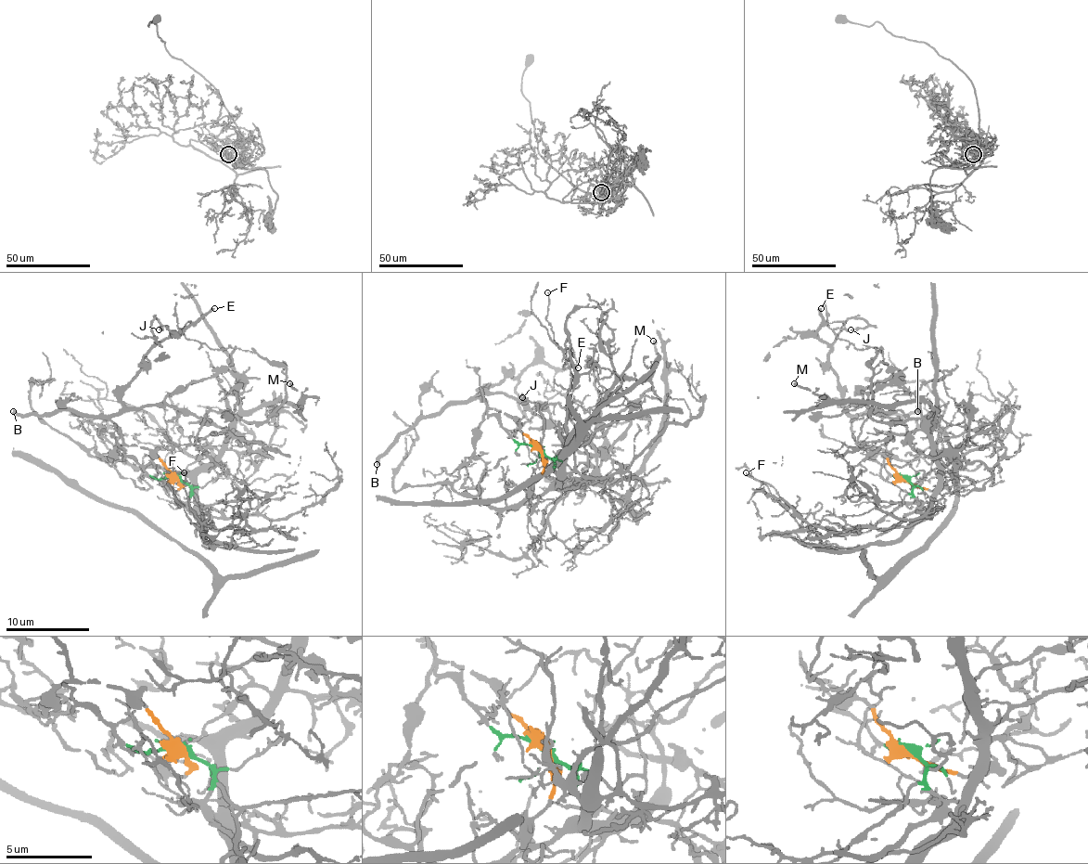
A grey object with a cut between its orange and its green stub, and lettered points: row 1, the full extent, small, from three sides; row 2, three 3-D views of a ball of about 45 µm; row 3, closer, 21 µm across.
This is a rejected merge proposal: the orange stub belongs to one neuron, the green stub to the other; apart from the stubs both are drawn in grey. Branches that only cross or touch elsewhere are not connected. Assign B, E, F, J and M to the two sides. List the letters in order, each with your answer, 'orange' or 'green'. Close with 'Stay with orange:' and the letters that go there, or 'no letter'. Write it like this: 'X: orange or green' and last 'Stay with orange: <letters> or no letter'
B: orange
E: orange
F: green
J: orange
M: green
Stay with orange: B, E, J

